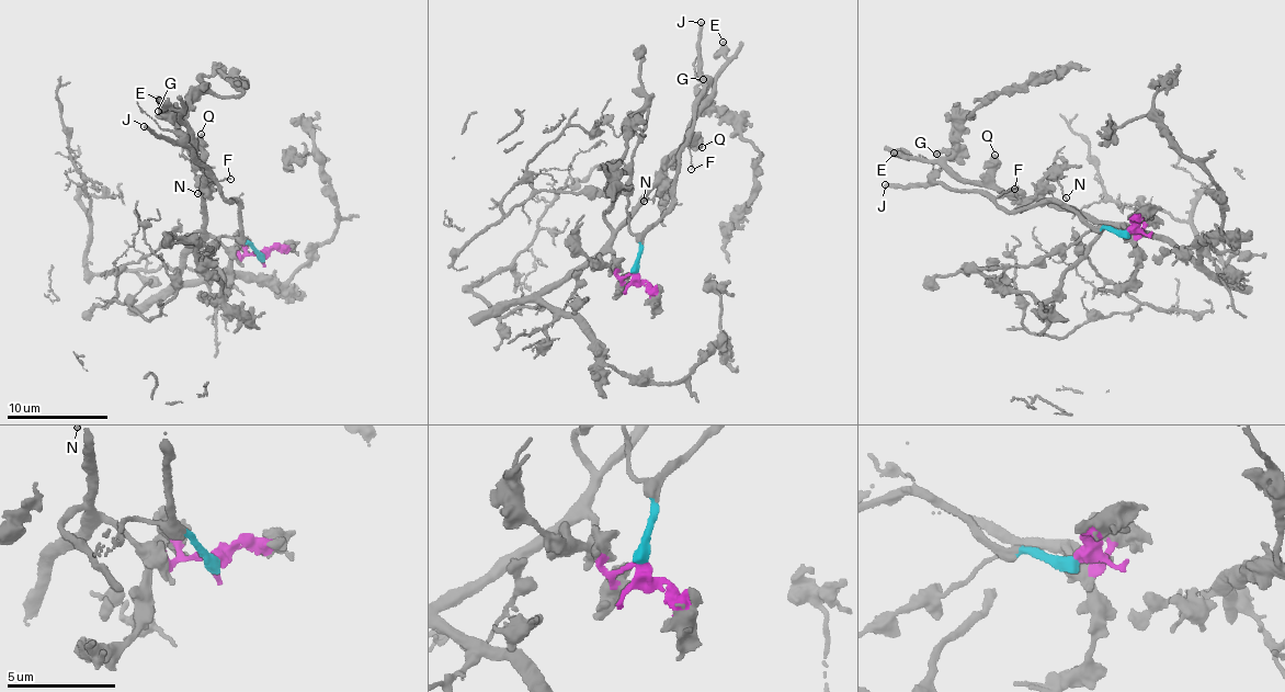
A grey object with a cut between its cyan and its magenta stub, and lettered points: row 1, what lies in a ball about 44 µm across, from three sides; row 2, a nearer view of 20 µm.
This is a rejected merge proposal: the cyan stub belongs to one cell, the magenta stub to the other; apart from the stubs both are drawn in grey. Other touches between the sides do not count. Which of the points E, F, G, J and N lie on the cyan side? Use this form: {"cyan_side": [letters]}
{"cyan_side": ["F", "J"]}

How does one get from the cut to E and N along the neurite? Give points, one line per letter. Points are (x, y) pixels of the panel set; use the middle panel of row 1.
E: (636, 272), (618, 275), (611, 234), (655, 183), (667, 154), (684, 140), (726, 60), (721, 42)
N: (636, 272), (621, 278), (611, 234), (630, 215), (638, 197), (667, 184), (666, 191), (643, 200)

